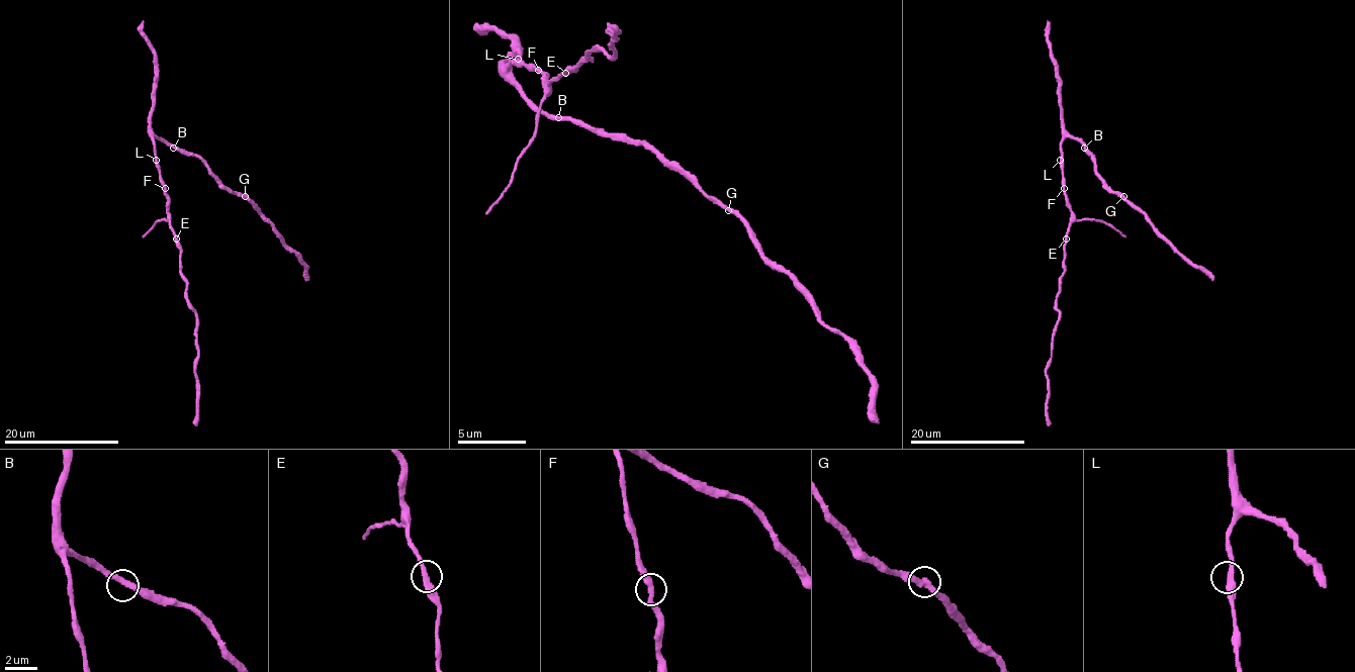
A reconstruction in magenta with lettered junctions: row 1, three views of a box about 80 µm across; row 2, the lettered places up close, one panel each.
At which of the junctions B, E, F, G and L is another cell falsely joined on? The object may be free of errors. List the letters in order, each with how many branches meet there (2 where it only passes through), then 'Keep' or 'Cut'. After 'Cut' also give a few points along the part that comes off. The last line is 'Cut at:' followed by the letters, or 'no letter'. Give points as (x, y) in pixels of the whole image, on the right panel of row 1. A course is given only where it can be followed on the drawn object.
B: Branches: 2. Keep
E: Branches: 2. Keep
F: Branches: 2. Keep
G: Branches: 2. Keep
L: Branches: 2. Keep
Cut at: no letter

